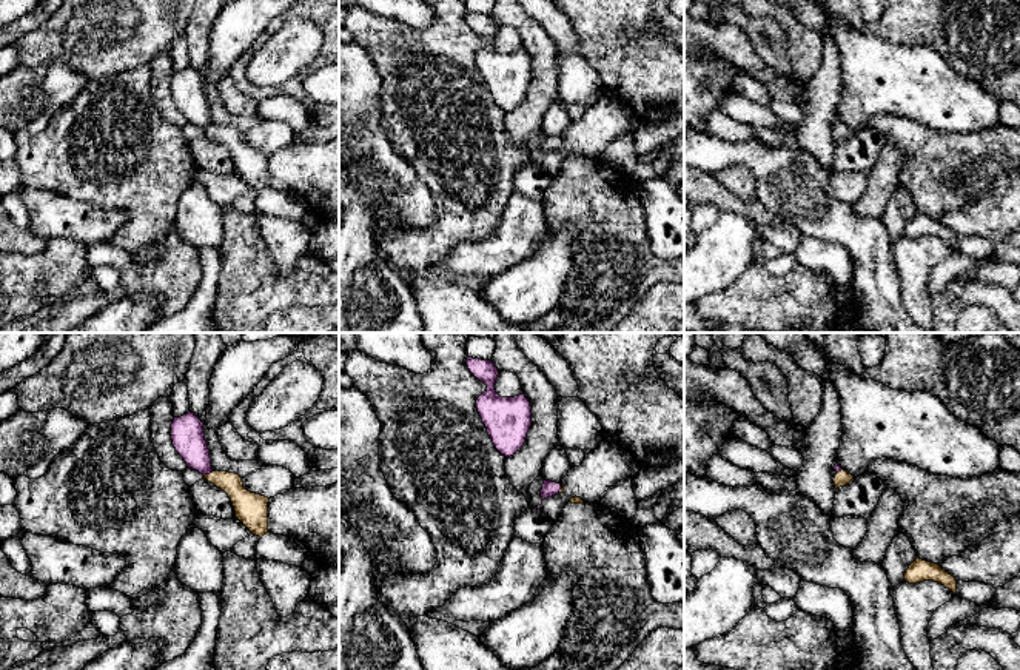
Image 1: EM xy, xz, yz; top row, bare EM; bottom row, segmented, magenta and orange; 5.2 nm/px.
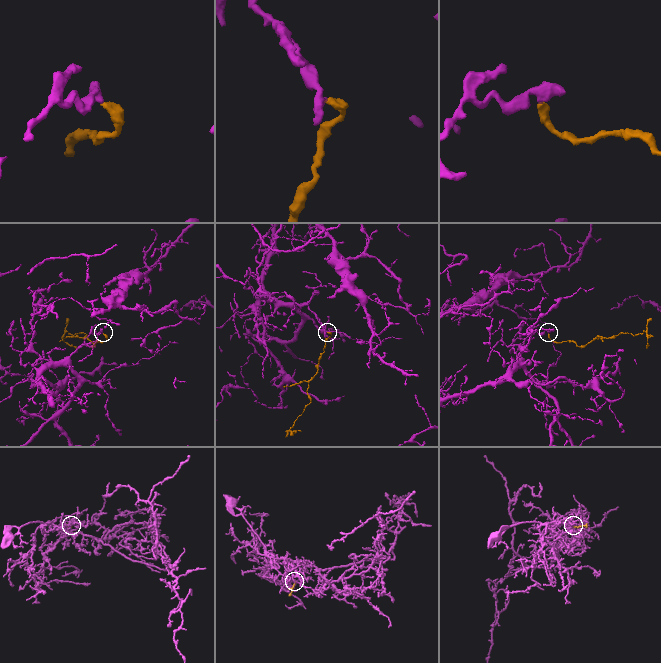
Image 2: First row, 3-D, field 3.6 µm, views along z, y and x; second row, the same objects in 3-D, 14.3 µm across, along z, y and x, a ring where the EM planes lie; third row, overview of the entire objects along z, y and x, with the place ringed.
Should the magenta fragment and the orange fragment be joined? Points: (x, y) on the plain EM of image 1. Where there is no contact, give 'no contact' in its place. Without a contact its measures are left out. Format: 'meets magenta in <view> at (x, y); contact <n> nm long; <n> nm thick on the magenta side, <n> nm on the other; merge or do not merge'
meets magenta in xy at (208, 128); contact 60 nm long; 180 nm thick on the magenta side, 130 nm on the other; merge

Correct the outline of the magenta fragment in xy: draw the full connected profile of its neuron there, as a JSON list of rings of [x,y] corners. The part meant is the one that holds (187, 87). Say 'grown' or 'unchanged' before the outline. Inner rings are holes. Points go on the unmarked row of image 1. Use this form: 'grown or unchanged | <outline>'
grown | [[[191,66],[174,72],[171,95],[176,106],[183,112],[188,123],[199,126],[203,134],[225,146],[233,157],[236,173],[256,191],[268,186],[270,154],[248,146],[242,132],[236,128],[214,126],[210,105],[205,95],[203,77]]]

